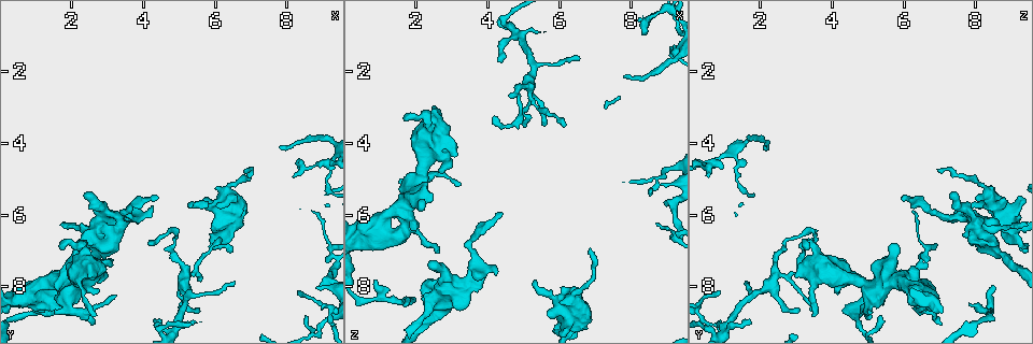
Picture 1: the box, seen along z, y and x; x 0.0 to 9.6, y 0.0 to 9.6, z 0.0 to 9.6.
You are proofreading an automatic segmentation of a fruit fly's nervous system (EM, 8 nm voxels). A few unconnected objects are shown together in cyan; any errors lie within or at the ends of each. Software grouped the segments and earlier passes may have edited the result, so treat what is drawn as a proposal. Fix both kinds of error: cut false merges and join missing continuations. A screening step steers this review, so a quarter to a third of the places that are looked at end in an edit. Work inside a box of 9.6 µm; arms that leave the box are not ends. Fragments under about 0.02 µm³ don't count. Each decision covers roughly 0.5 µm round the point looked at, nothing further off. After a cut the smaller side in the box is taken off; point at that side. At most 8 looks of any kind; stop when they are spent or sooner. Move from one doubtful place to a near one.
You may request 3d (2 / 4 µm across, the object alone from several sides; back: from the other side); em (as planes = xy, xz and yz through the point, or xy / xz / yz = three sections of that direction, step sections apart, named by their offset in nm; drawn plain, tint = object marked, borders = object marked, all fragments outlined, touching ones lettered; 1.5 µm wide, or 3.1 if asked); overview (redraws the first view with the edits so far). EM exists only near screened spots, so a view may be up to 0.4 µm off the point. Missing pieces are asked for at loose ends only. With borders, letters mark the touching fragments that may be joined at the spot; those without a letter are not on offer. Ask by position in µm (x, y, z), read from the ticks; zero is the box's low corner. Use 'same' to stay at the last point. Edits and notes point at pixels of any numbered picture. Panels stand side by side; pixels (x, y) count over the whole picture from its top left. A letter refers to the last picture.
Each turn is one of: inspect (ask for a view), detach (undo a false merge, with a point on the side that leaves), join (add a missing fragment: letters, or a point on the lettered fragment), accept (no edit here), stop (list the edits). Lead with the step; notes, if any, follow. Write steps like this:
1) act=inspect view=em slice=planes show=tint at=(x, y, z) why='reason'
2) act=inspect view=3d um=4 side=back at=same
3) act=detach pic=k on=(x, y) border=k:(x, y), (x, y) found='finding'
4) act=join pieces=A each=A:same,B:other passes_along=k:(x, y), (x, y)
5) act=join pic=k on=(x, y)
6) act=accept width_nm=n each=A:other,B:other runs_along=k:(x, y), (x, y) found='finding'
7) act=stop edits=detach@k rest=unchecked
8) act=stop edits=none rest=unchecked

act=inspect view=em slice=planes show=borders at=(4.95, 7.25, 2.45) why='thick turns thin'

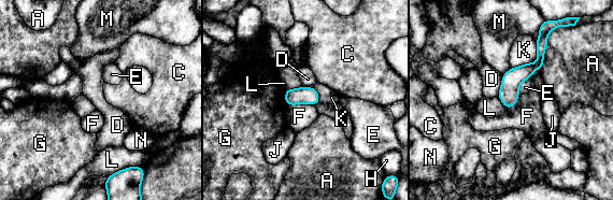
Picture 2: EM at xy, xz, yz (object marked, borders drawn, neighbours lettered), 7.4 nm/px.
act=accept each=A:other,C:other,D:other,E:other,F:other,G:other,H:other,J:other,K:other,L:other,M:other,N:other found='all the same neuron'

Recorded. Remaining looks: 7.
act=inspect view=em slice=xy step=4 show=tint at=(2.35, 6.85, 3.50) why='thick turns thin'

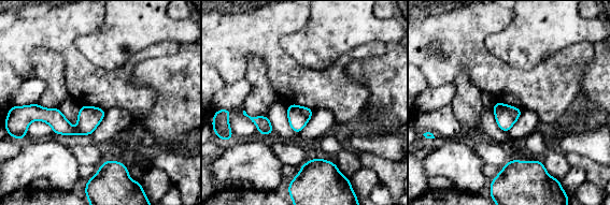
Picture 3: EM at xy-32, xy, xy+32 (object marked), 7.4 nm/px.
act=inspect view=em slice=planes show=tint at=same why='another direction'

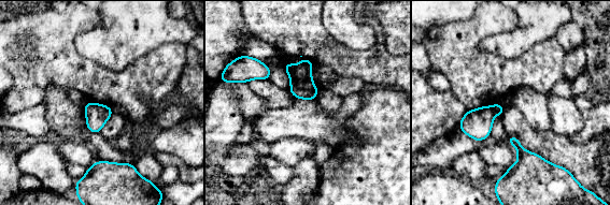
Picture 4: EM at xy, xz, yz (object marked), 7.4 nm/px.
act=inspect view=em slice=planes show=borders at=same why='see the neighbours'

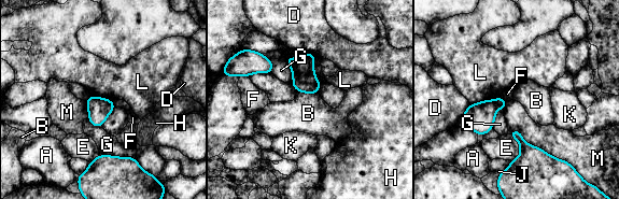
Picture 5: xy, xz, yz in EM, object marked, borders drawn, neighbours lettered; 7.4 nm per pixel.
act=accept each=A:other,B:other,D:other,E:other,F:other,G:other,H:other,J:other,K:other,L:other,M:other border=5:(298, 90), (318, 93) found='one neuron here'

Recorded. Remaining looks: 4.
act=inspect view=3d um=2 at=(5.30, 5.75, 7.90)

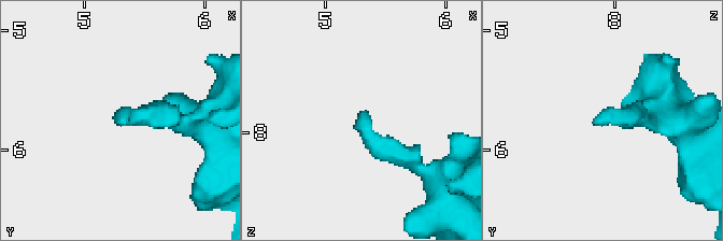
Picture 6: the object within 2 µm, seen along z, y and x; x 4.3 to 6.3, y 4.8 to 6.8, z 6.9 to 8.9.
act=inspect view=em slice=yz step=4 show=borders at=(5.34, 5.74, 7.84) why='shape alone is not enough'

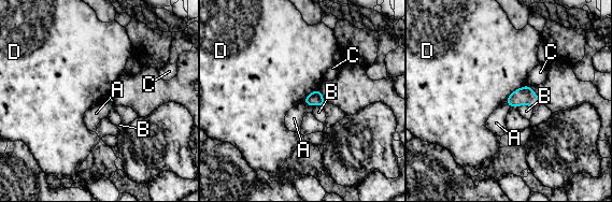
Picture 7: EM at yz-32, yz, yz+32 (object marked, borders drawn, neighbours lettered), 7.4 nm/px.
act=inspect view=em slice=planes show=borders at=same

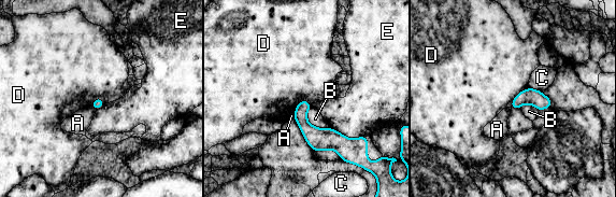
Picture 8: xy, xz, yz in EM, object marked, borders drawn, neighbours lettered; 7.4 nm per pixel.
act=accept each=A:other,B:other,C:other,D:other,E:other border=8:(528, 87), (523, 89), (509, 107) found='no lettered fragment goes on from it'

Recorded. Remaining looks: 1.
act=stop edits=none rest=unchecked

